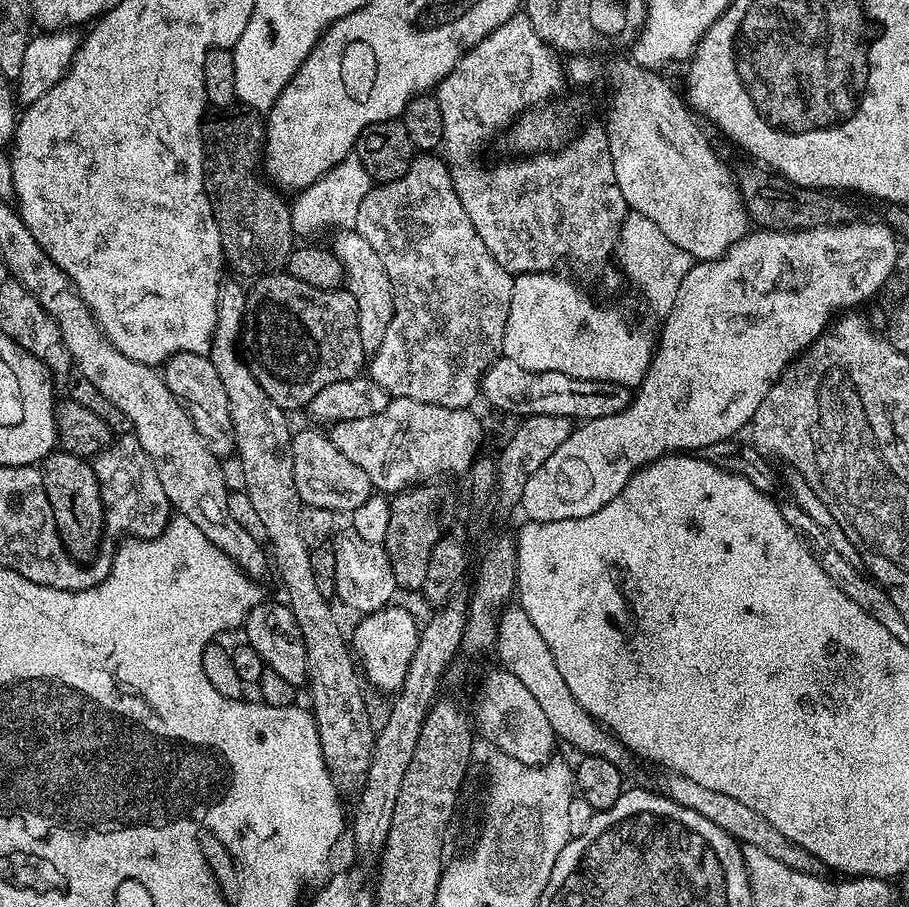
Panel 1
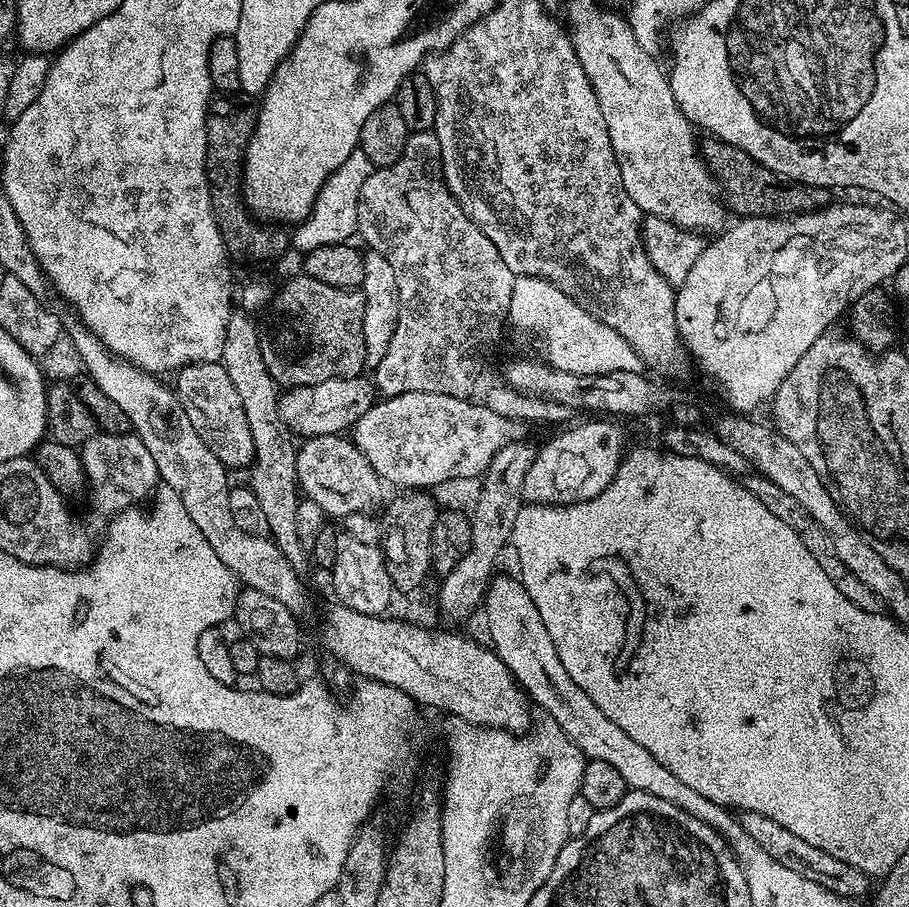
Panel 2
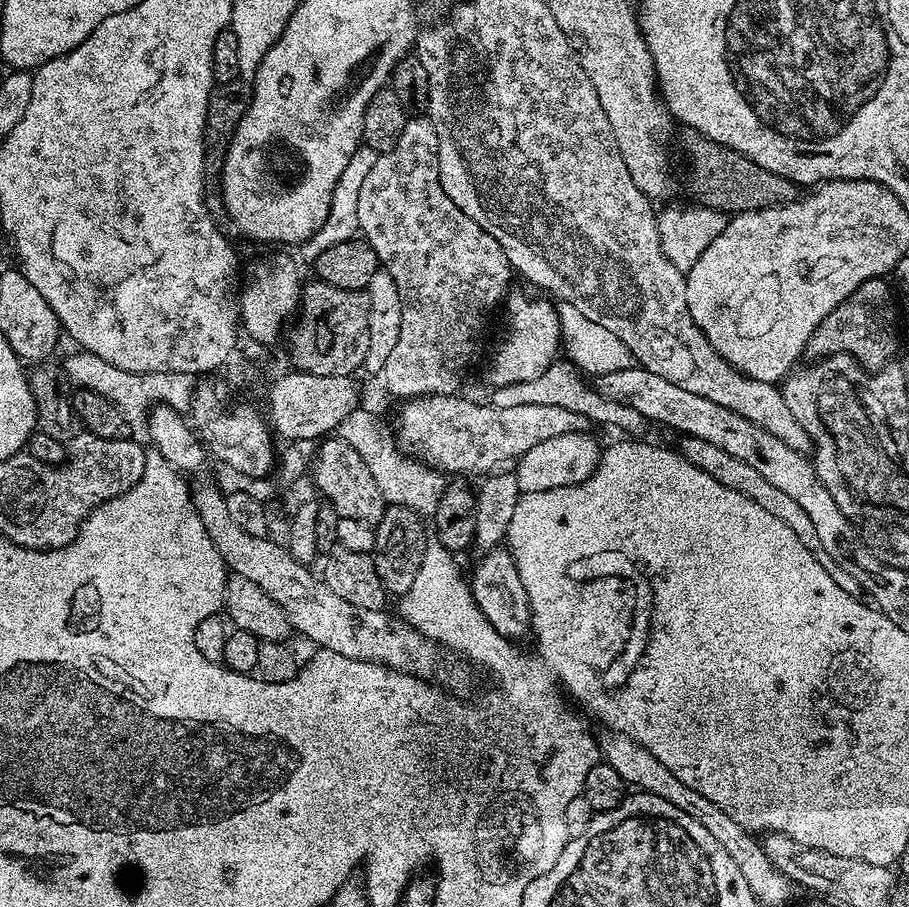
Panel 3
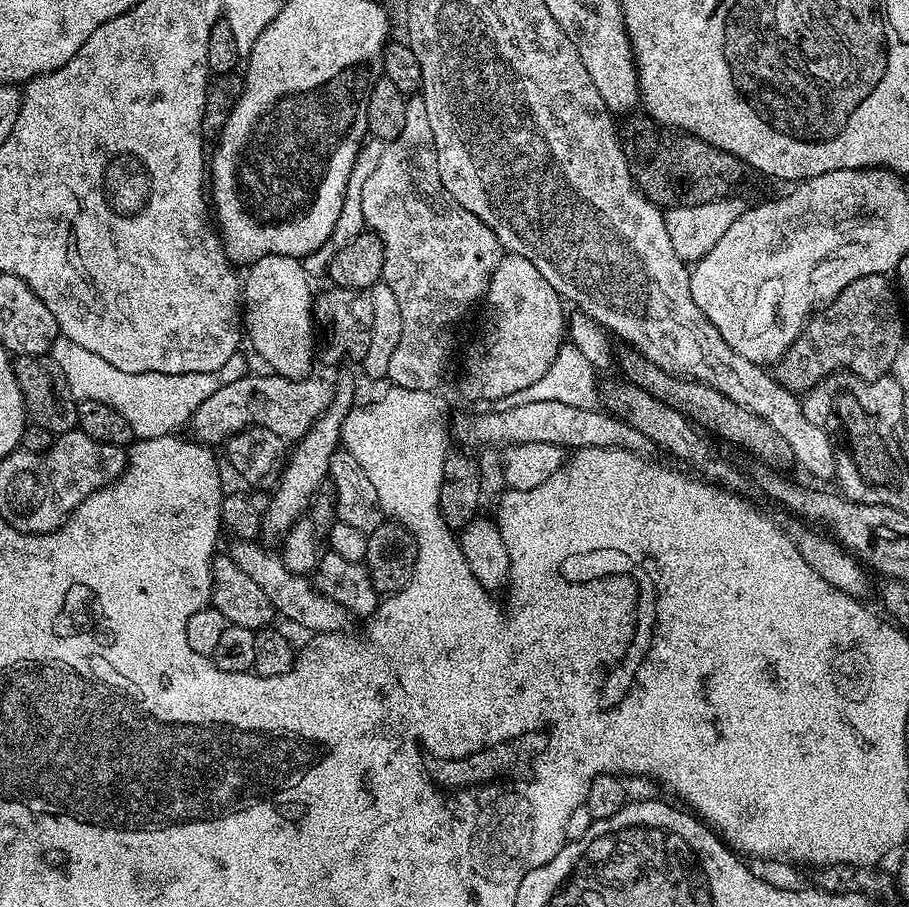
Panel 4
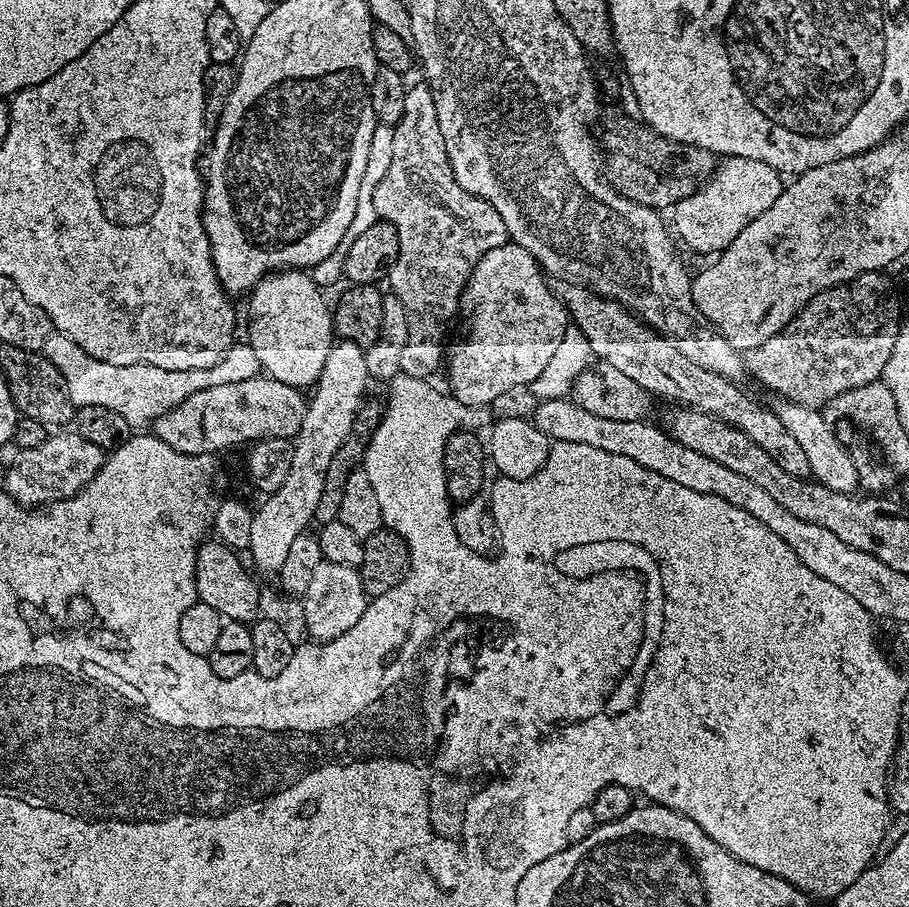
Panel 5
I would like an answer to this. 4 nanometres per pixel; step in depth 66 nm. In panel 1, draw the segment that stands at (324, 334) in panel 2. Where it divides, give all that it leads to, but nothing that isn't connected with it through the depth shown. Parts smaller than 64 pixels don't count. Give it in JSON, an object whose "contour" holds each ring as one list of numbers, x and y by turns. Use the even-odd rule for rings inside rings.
{"contour":[[284,270,269,272,253,279,251,284,252,289,242,305,242,344,252,351,247,353,247,366,258,386,266,390,270,402,285,410,304,410,318,390,326,390,326,386,334,386,334,382,346,382,365,371,366,354,358,334,358,310,349,292,306,286,306,282,298,282,298,278,288,275]]}

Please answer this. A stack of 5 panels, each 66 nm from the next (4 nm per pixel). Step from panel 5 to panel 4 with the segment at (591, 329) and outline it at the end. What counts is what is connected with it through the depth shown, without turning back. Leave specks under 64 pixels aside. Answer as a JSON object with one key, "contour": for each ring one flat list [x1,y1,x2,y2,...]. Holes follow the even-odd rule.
{"contour":[[628,350,628,353,621,358,620,364,624,367,623,375,631,383,647,389,652,396,657,396,671,408,680,409,693,421,703,425,705,429,710,428,724,439,740,446,743,445,754,455,760,456,756,458,769,466,777,466,781,469,793,467,792,451,786,438,782,438,782,434,778,434,778,430,774,430,774,426,770,426,770,422,758,418,758,414,738,406,738,402,730,402,730,398,726,398,726,394,705,384,700,384,697,380,689,380,683,376,671,376,669,372,654,366,635,350]]}

